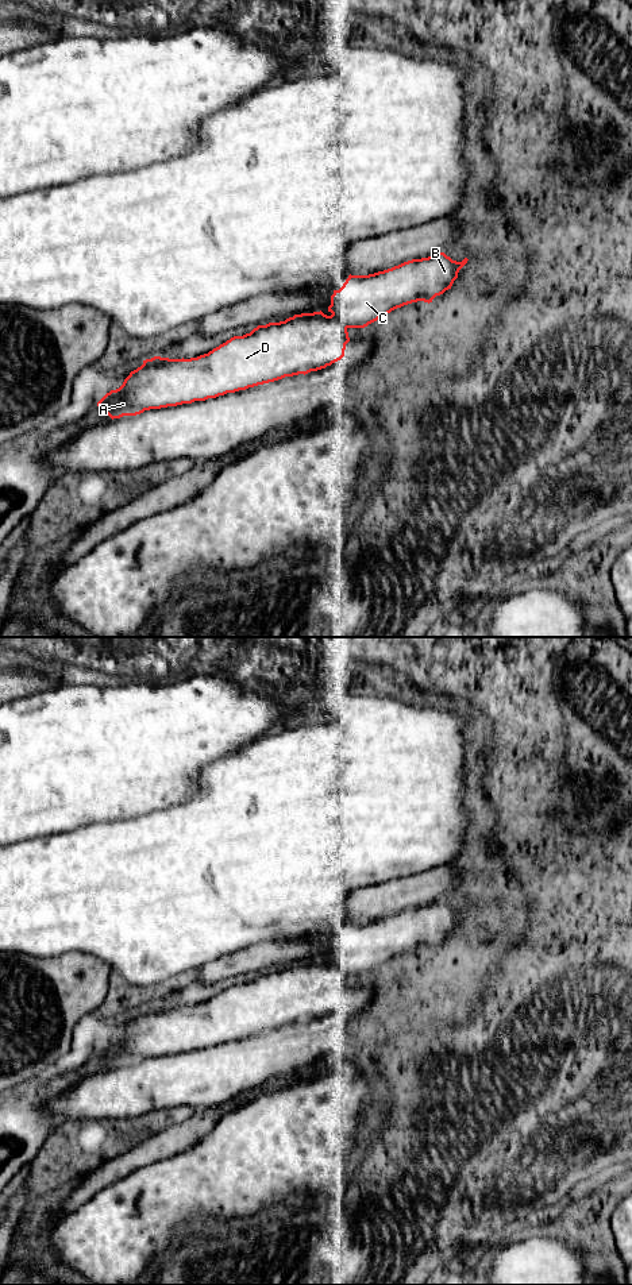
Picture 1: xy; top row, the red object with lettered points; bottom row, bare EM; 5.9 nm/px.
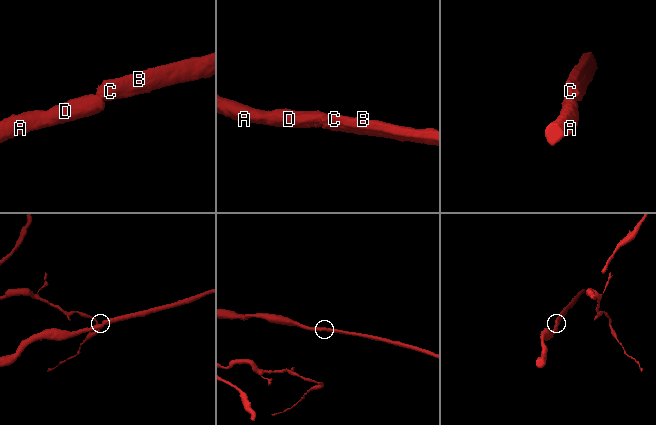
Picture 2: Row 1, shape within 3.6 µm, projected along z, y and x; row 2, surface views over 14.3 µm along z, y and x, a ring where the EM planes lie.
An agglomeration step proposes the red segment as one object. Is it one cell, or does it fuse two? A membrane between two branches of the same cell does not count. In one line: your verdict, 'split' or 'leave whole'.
leave whole

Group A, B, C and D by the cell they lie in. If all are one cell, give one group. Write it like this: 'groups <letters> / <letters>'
groups A B C D

